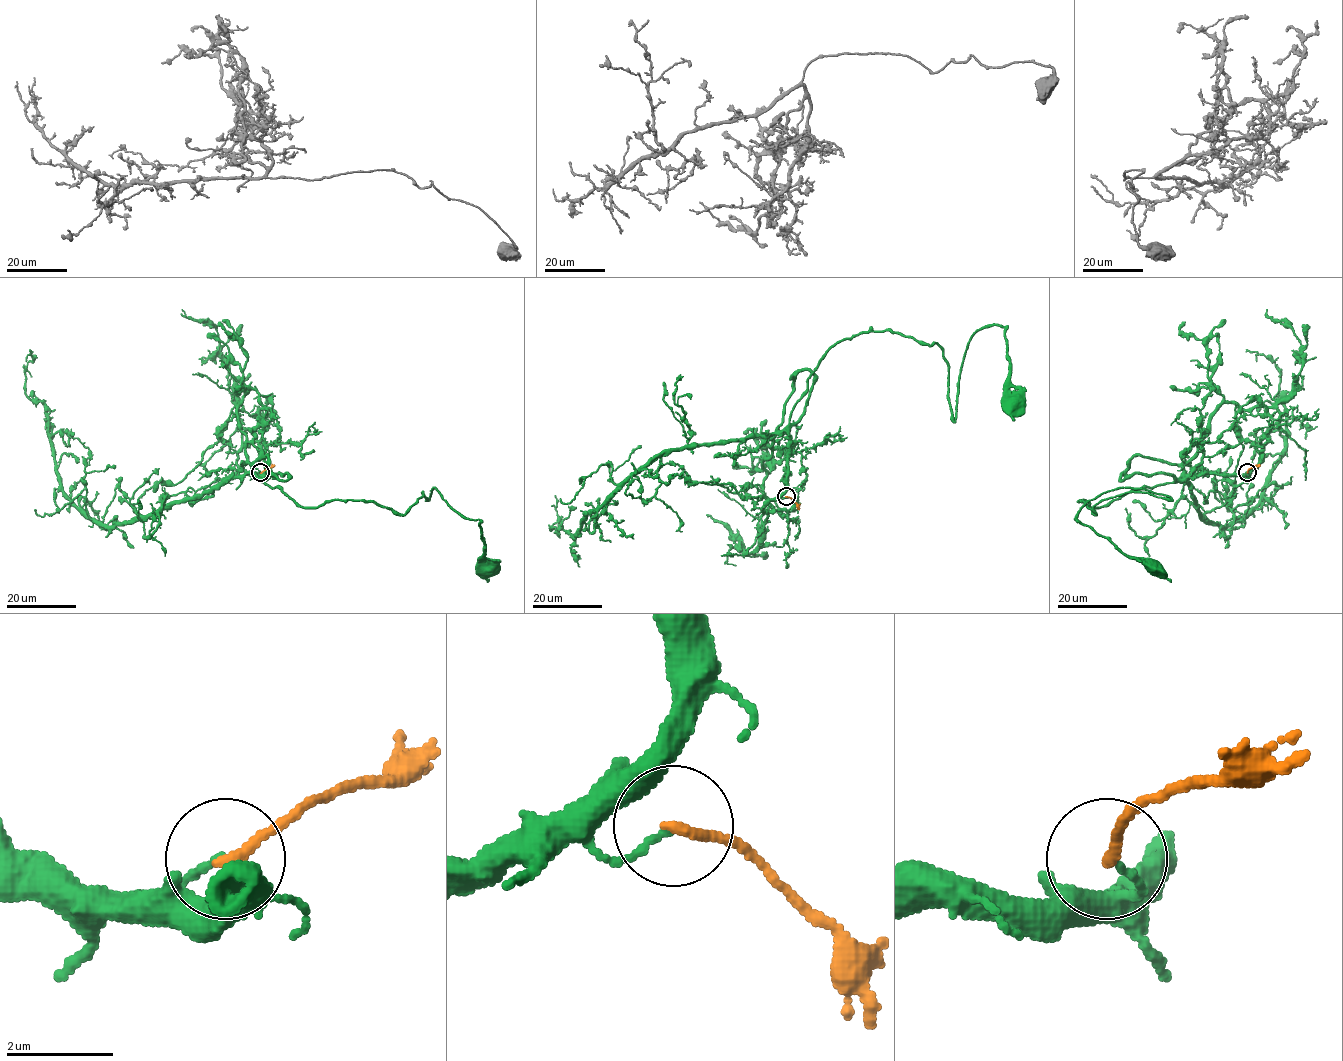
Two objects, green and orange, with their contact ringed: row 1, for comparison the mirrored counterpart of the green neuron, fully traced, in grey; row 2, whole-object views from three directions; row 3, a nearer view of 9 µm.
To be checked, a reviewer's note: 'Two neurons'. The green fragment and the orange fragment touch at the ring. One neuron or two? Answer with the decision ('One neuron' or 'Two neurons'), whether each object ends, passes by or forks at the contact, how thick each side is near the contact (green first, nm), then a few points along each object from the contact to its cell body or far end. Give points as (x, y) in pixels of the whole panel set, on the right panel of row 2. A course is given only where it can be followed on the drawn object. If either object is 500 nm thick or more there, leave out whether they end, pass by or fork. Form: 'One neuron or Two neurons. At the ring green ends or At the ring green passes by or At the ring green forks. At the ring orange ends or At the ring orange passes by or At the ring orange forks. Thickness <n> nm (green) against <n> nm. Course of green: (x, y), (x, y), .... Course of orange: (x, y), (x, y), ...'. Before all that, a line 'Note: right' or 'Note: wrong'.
Note: right
Two neurons. At the ring green ends. At the ring orange ends. Thickness 110 nm (green) against 200 nm. Course of green: (1247, 472), (1080, 501), (1095, 514), (1128, 492), (1168, 496), (1119, 488), (1075, 518), (1158, 567). Course of orange: (1247, 472), (1260, 465)

